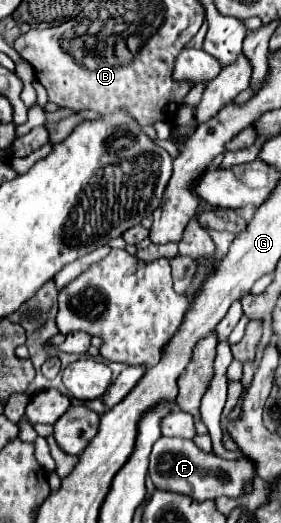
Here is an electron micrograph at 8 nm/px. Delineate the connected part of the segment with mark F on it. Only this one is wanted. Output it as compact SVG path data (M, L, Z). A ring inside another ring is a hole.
M160 437L150 453L148 475L152 477L156 489L184 493L194 497L196 501L206 501L206 499L218 499L222 495L240 497L244 493L246 483L250 483L256 477L256 465L242 455L230 461L212 453L204 453L190 439Z

